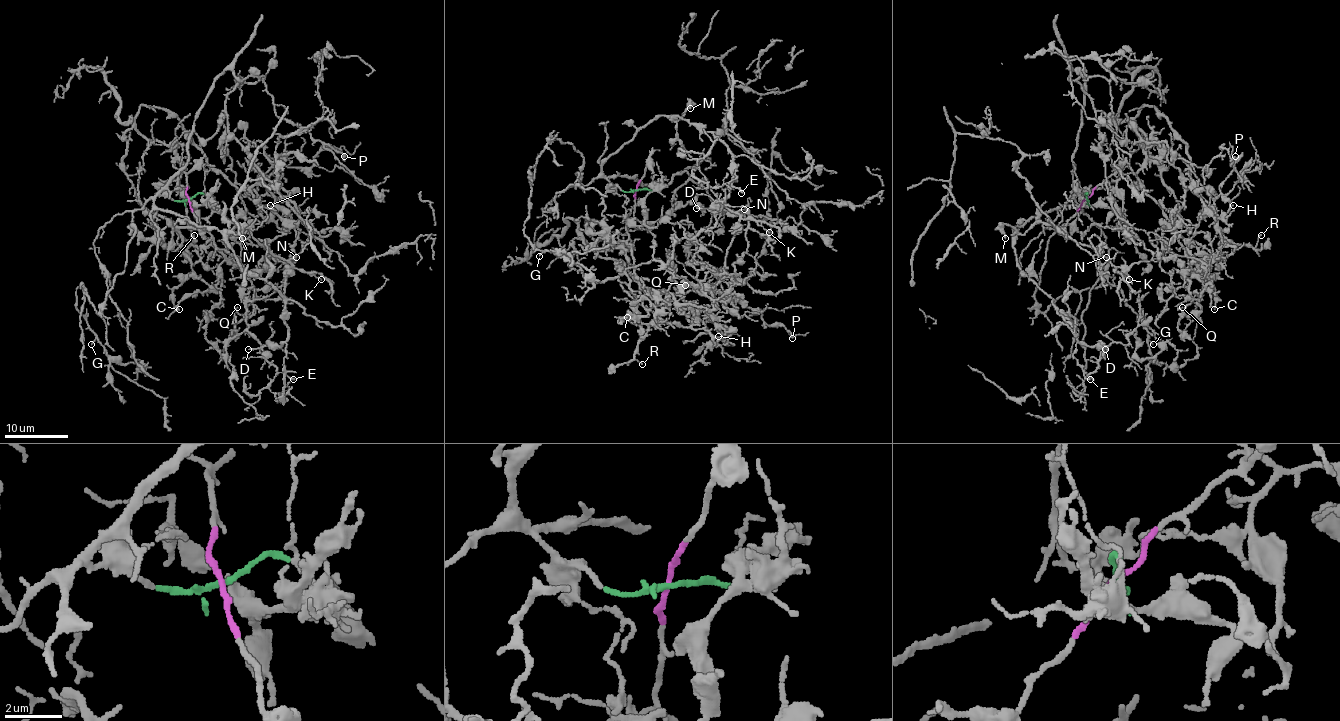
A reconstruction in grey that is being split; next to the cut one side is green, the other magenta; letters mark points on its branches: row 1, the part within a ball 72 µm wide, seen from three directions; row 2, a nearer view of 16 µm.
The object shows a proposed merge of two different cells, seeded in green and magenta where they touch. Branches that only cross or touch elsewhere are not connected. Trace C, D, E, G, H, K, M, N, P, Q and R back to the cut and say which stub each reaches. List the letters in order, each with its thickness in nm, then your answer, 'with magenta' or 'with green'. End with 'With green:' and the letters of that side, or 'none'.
C: 160 nm thick; with magenta
D: 160 nm thick; with green
E: 180 nm thick; with green
G: 100 nm thick; with green
H: 90 nm thick; with magenta
K: 100 nm thick; with green
M: 140 nm thick; with green
N: 110 nm thick; with green
P: 140 nm thick; with magenta
Q: 160 nm thick; with magenta
R: 110 nm thick; with magenta
With green: D, E, G, K, M, N

